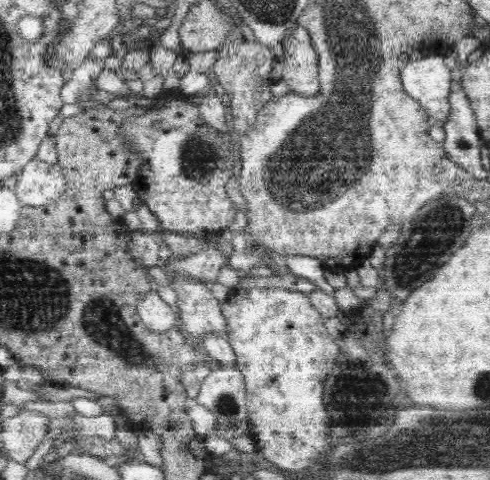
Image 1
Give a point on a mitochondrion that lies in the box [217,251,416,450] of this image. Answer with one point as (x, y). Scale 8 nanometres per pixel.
(350, 402)

